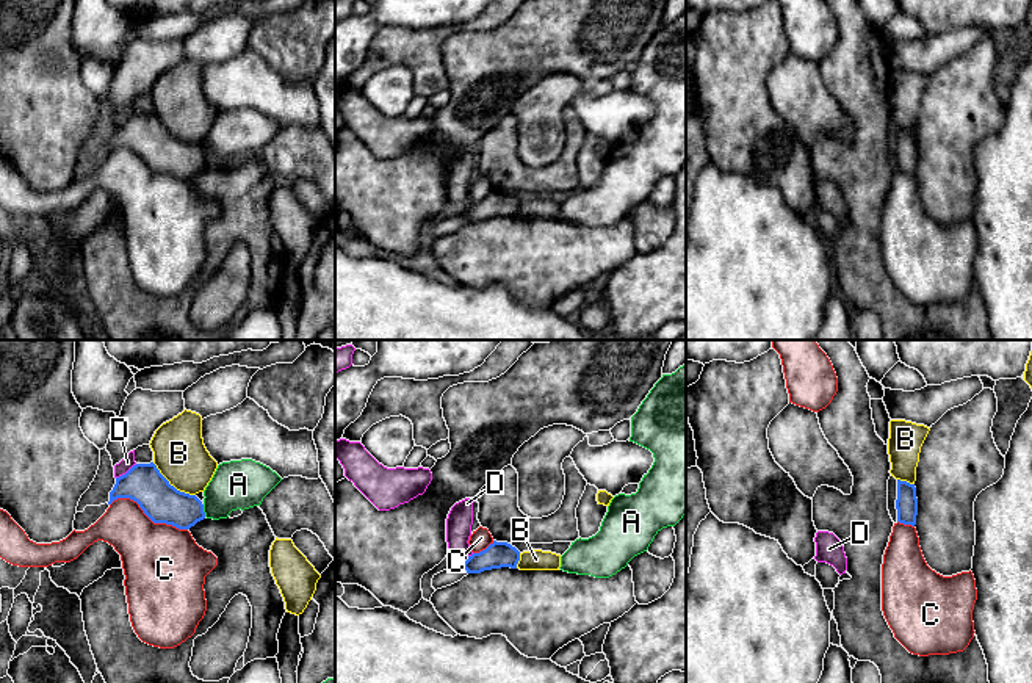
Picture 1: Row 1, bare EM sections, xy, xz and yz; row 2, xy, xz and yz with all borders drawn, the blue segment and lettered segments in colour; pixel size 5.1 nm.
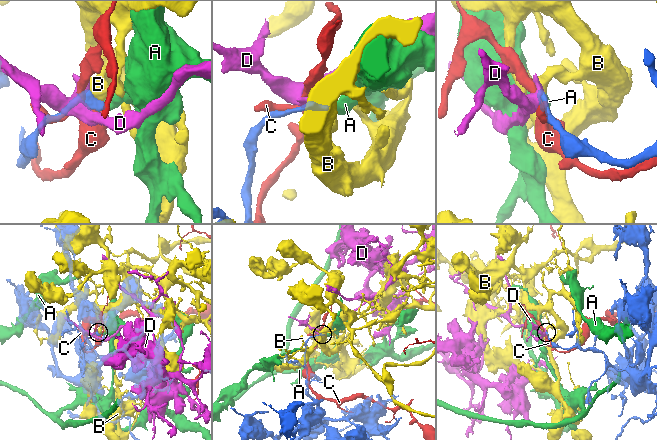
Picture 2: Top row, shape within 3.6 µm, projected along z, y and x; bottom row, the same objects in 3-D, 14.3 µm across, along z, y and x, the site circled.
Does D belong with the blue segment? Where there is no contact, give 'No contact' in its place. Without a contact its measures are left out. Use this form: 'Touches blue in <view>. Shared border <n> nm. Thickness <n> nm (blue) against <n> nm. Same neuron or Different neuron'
Touches blue in xy. Shared border 130 nm. Thickness 200 nm (blue) against 70 nm. Different neuron

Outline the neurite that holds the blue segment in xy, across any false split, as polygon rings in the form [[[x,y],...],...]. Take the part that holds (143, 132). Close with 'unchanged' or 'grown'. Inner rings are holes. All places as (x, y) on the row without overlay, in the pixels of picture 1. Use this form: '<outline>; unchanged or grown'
[[[153,111],[136,113],[116,127],[108,154],[117,147],[136,150],[153,172],[166,172],[179,179],[189,179],[205,168],[202,150],[171,135]]]; unchanged

